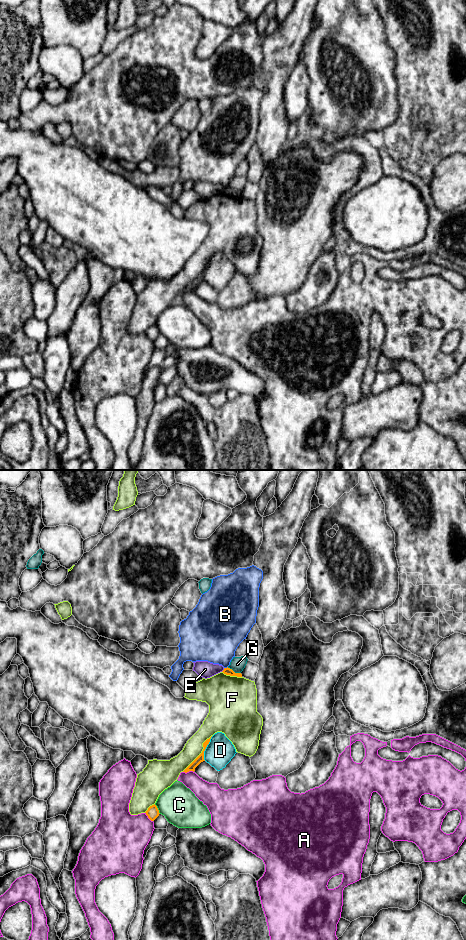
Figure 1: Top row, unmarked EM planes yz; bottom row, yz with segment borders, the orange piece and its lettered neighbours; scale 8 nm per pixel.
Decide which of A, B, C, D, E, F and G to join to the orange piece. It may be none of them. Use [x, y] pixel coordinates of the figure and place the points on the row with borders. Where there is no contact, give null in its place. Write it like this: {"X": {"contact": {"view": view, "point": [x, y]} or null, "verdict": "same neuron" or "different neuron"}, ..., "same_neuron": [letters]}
{"A": {"contact": {"view": "yz", "point": [188, 771]}, "verdict": "different neuron"}, "B": {"contact": {"view": "yz", "point": [225, 668]}, "verdict": "different neuron"}, "C": {"contact": {"view": "yz", "point": [157, 809]}, "verdict": "different neuron"}, "D": {"contact": {"view": "yz", "point": [205, 748]}, "verdict": "different neuron"}, "E": {"contact": {"view": "yz", "point": [223, 670]}, "verdict": "different neuron"}, "F": {"contact": {"view": "yz", "point": [201, 753]}, "verdict": "different neuron"}, "G": {"contact": {"view": "yz", "point": [233, 671]}, "verdict": "different neuron"}, "same_neuron": []}

